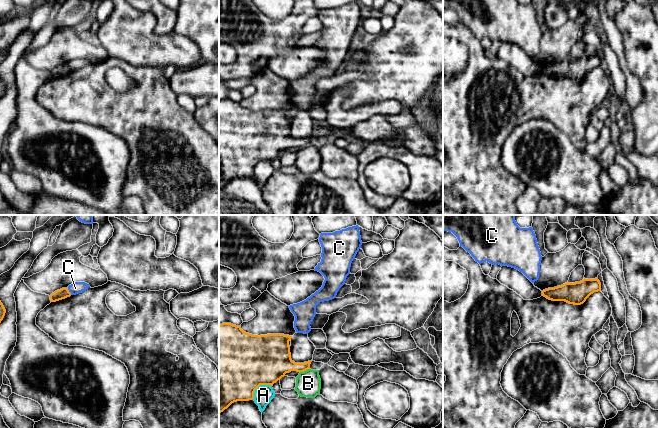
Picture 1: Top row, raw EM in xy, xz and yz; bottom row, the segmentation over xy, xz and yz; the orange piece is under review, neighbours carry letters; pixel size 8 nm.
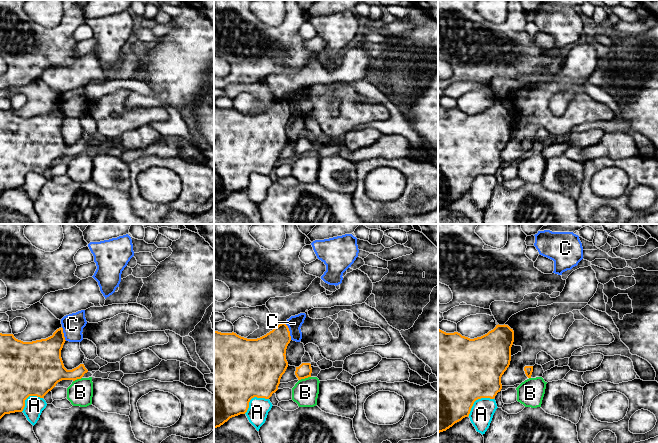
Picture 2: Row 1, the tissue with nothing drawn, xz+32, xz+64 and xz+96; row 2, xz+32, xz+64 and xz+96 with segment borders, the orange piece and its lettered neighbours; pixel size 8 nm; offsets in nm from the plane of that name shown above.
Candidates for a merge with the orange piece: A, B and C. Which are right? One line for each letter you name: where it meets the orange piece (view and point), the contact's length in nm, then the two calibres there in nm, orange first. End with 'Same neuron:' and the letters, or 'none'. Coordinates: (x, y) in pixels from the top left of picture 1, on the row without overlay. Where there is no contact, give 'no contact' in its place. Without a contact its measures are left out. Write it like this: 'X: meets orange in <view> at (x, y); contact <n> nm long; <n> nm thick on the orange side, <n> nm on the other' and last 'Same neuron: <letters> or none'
Same neuron: none

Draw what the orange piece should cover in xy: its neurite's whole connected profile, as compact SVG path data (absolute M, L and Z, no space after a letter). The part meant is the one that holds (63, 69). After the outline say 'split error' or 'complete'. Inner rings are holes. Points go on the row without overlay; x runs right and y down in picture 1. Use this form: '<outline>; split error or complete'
M62 64L52 69L50 71L50 76L51 78L56 78L70 72L71 72L71 69L69 68L68 64Z; complete

